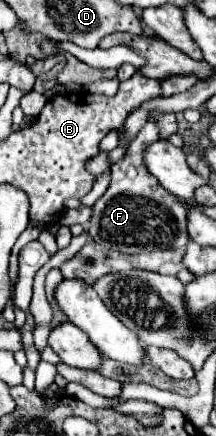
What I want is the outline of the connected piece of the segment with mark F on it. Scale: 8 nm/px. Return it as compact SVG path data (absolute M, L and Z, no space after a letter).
M147 121L147 125L137 133L137 137L131 141L127 153L123 159L119 159L117 163L113 163L111 167L111 183L107 187L107 191L103 193L103 197L93 205L93 217L89 221L89 233L93 237L95 243L99 243L103 249L109 251L125 251L129 247L159 247L159 249L181 249L187 245L187 209L189 205L185 205L183 199L173 197L171 193L167 193L161 183L157 181L157 177L153 177L147 167L145 167L145 149L147 145L157 141L157 129L153 129L153 121Z

